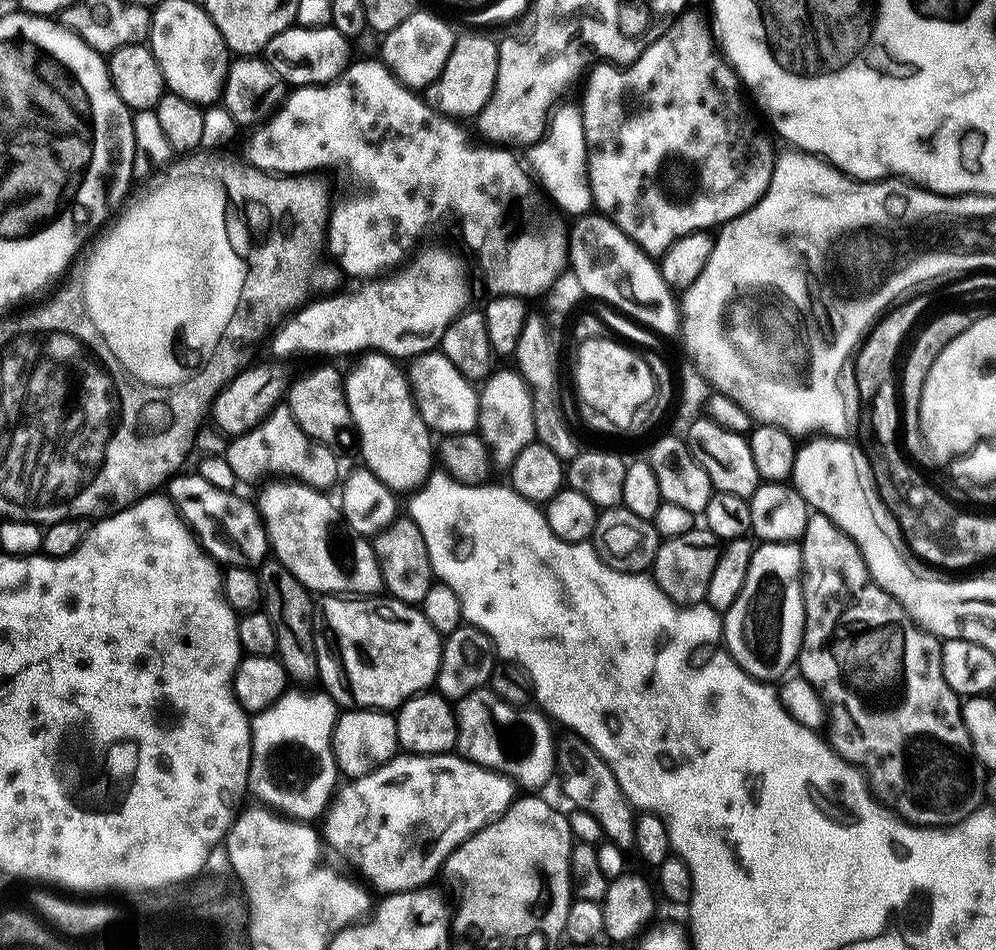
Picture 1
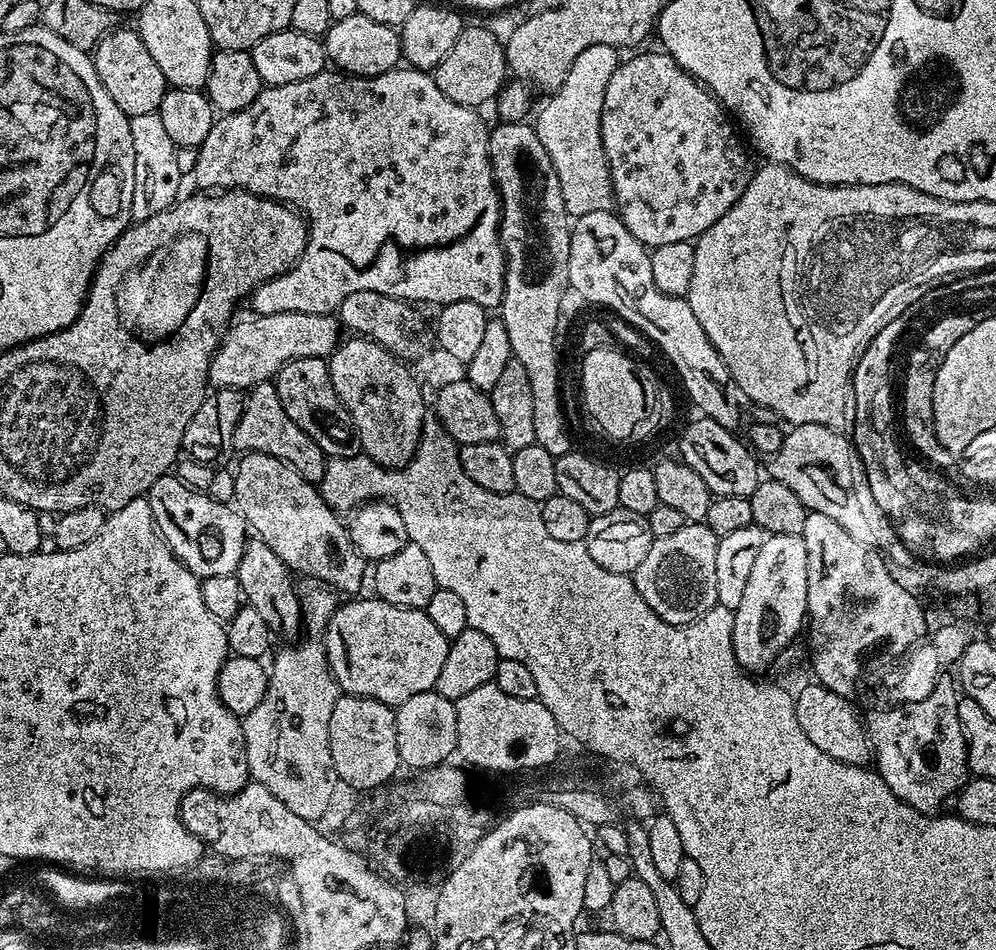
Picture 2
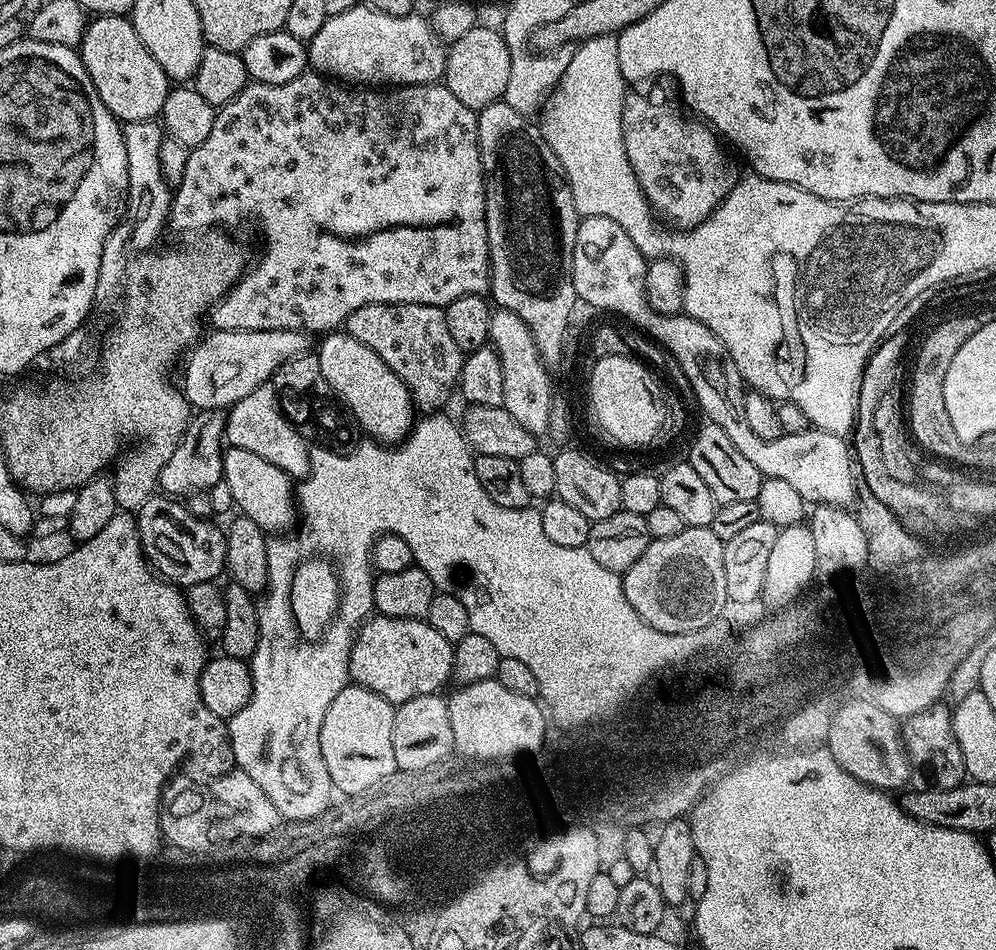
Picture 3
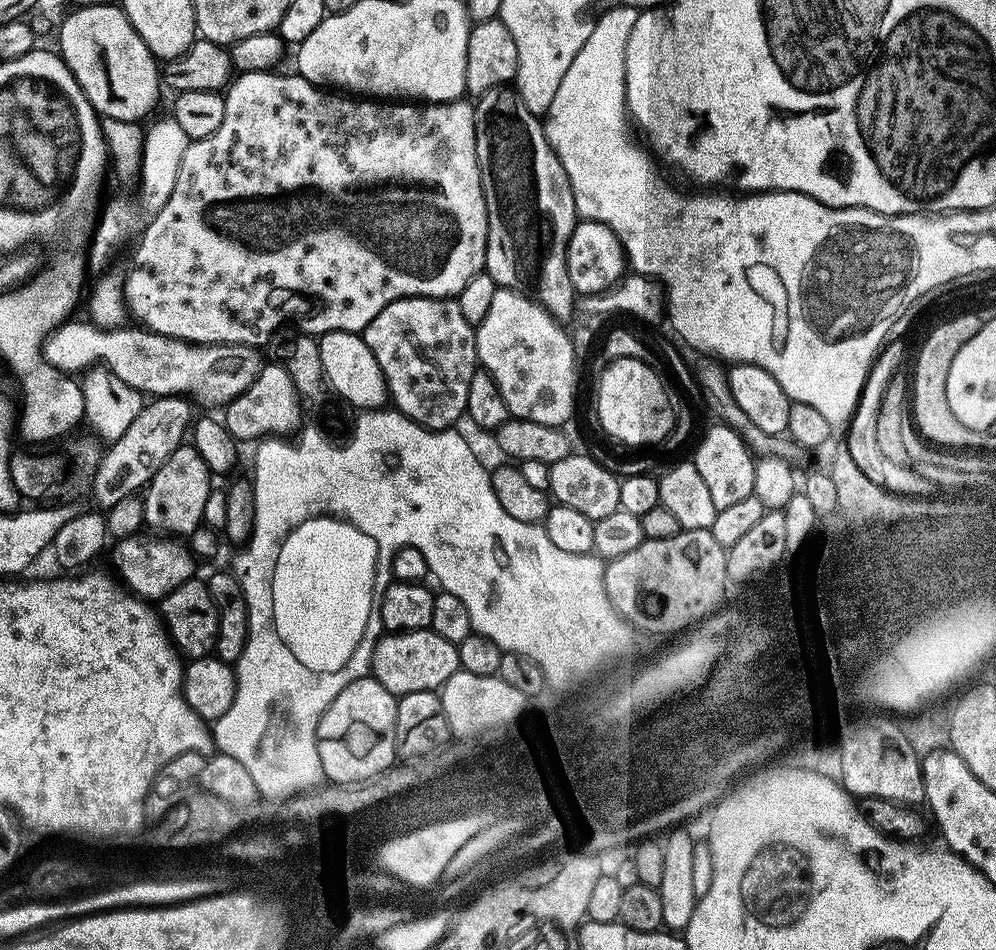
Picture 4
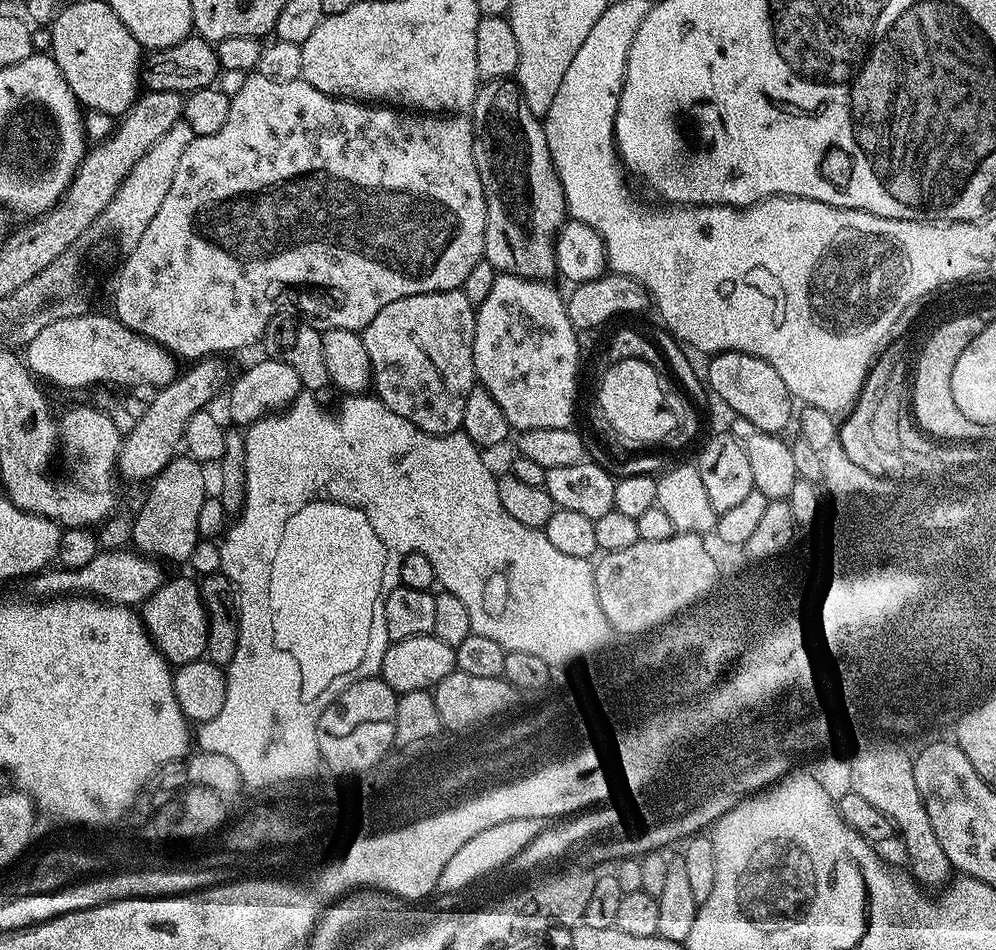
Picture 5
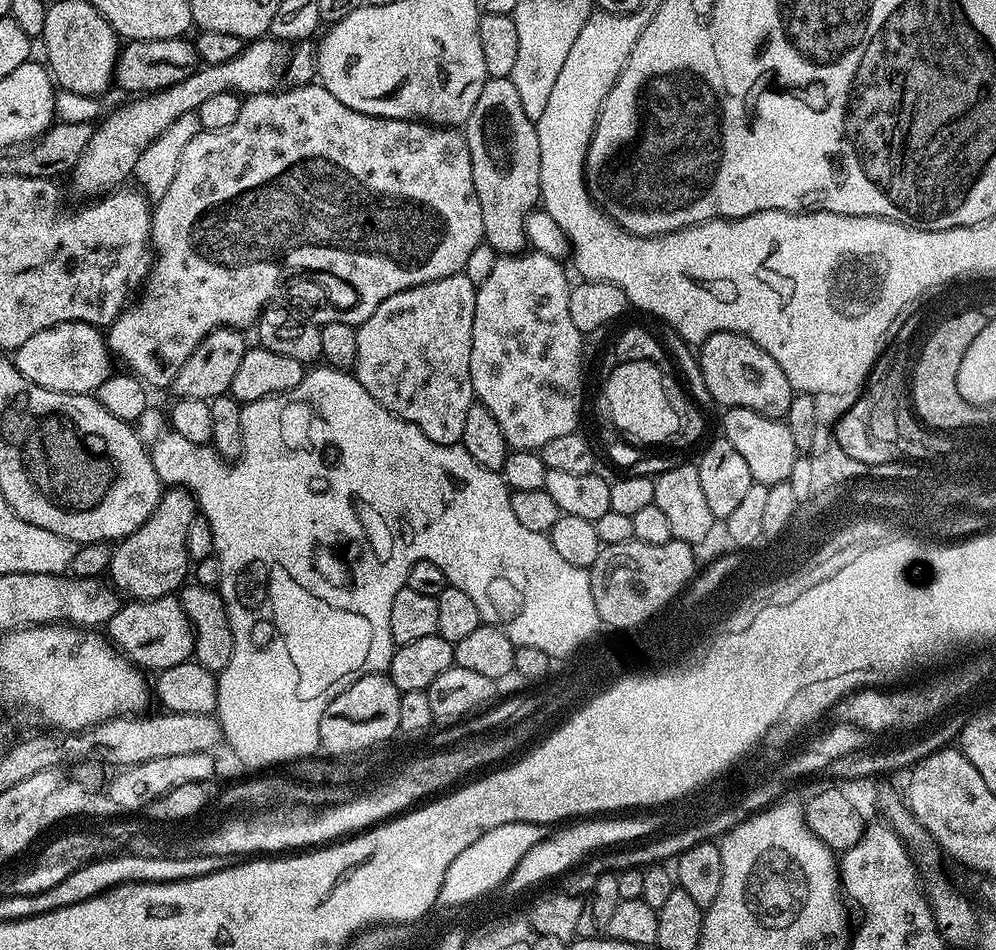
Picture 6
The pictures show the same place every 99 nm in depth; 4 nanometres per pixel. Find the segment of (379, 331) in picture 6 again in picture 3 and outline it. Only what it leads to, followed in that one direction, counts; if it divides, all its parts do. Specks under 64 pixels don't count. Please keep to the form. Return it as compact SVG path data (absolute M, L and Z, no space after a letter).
M367 304L348 316L346 331L349 336L358 338L358 342L370 346L370 350L374 350L374 354L378 354L378 358L382 358L382 362L386 362L386 366L390 366L390 370L394 370L398 378L402 378L417 409L443 409L440 407L457 387L465 357L458 342L454 342L454 337L450 334L443 307L435 304Z

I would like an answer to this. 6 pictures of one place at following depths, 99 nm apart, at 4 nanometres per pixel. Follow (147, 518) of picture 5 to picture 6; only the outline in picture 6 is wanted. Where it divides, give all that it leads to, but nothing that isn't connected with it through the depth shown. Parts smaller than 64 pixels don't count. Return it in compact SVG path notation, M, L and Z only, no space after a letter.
M172 486L161 495L154 514L134 534L119 541L112 549L107 568L107 575L112 575L111 583L121 593L127 594L132 600L153 600L179 593L190 576L190 561L186 550L186 538L190 534L190 522L198 515L196 500L187 488Z

